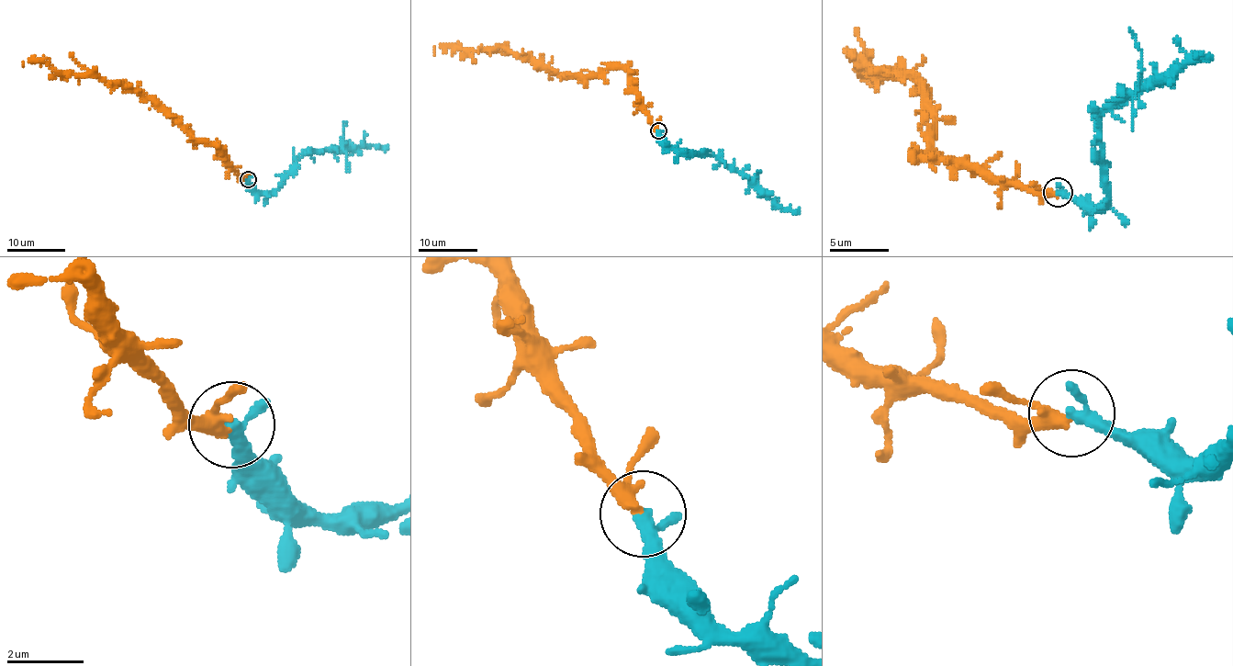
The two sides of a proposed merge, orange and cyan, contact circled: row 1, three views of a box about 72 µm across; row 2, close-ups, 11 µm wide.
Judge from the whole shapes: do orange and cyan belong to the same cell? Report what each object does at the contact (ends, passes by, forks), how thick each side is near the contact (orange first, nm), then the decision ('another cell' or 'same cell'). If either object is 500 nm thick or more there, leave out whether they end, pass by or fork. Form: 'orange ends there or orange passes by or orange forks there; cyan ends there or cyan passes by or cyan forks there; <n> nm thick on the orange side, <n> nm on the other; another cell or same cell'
orange passes by; cyan passes by; 260 nm thick on the orange side, 280 nm on the other; same cell

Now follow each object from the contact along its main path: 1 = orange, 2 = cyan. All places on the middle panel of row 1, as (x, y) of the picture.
1: (657, 129), (622, 67), (578, 78), (541, 68), (501, 49), (465, 50), (439, 45), (433, 46), (434, 54)
2: (657, 129), (669, 146), (734, 166), (779, 206), (792, 211), (800, 208)

